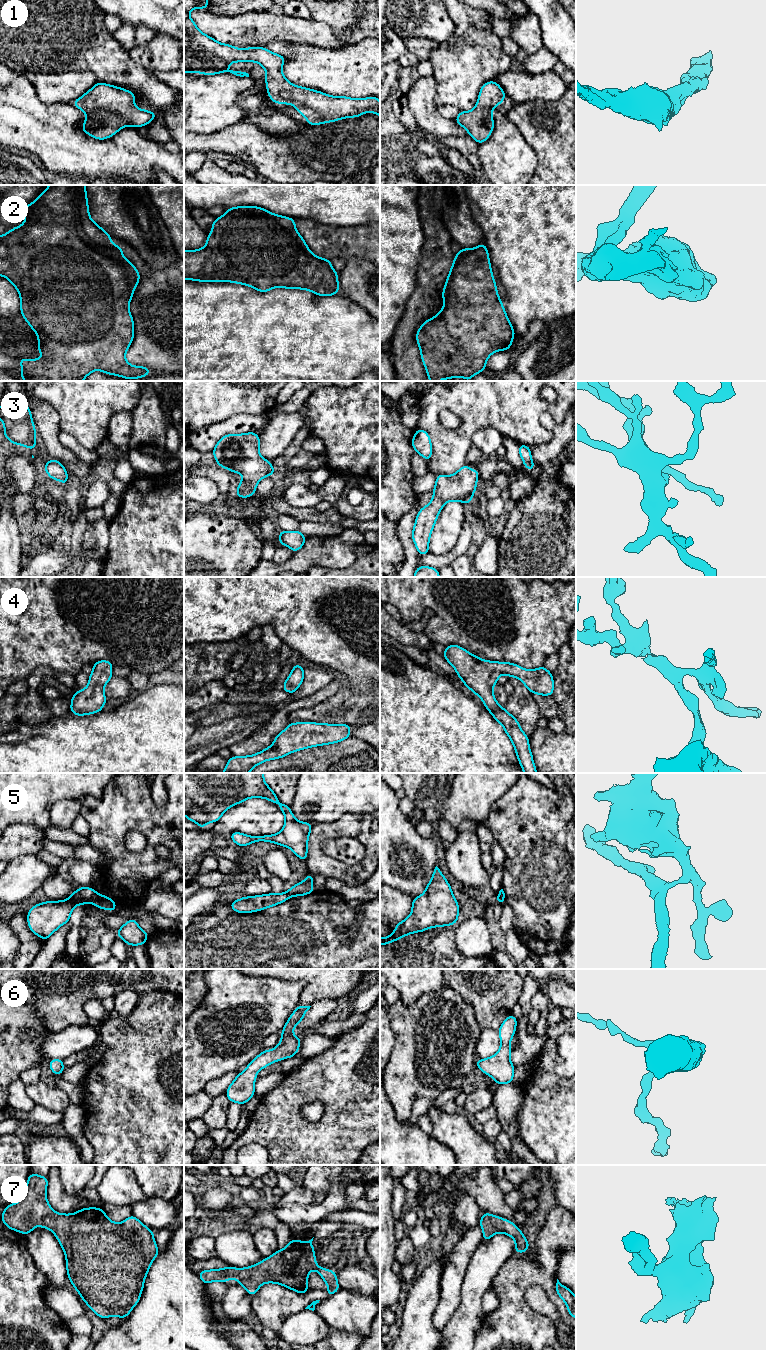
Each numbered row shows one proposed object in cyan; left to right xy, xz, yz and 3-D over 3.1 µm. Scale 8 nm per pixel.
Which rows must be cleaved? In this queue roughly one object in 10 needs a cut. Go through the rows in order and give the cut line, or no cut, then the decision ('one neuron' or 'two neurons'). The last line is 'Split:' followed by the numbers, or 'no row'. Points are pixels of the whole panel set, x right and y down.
1: no cut | one neuron
2: xy (75, 185), (75, 233), (117, 260), (134, 288) | two neurons
3: no cut | one neuron
4: no cut | one neuron
5: xy (96, 893), (91, 902) | two neurons
6: no cut | one neuron
7: no cut | one neuron
Split: 2, 5

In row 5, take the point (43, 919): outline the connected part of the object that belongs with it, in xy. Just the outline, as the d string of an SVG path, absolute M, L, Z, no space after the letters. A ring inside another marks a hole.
M80 886L66 900L38 903L27 913L29 929L44 942L62 925L69 922L74 907L79 904L92 903L96 891L90 887Z

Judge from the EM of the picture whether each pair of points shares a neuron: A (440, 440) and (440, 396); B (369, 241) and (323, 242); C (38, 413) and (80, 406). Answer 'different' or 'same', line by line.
A: same
B: same
C: different

